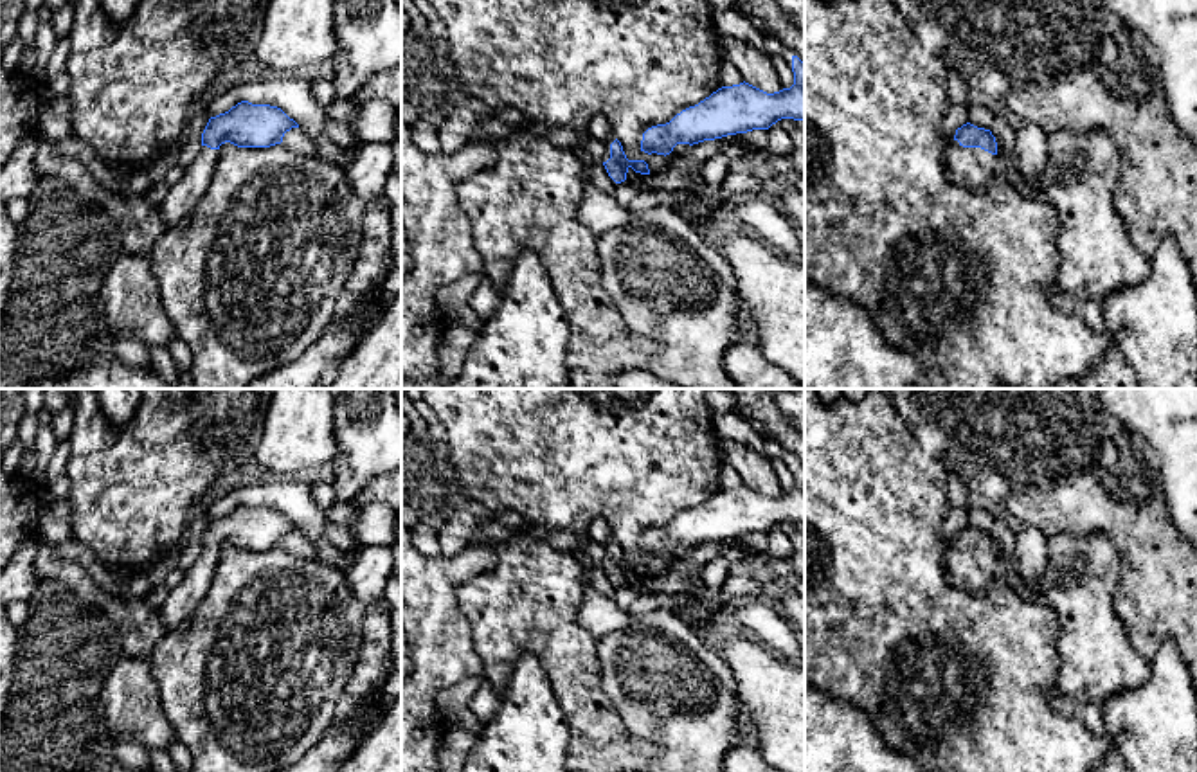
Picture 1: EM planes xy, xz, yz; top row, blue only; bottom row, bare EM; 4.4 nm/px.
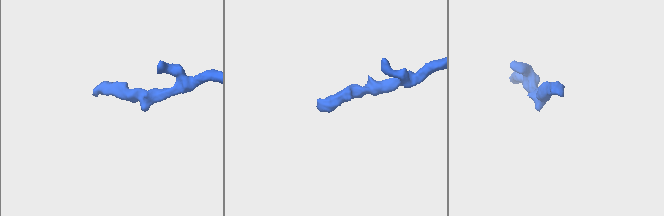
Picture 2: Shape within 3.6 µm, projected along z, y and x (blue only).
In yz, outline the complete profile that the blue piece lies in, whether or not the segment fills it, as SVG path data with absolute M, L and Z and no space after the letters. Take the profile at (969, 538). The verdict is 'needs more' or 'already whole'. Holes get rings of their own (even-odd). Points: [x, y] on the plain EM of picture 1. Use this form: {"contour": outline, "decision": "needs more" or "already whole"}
{"contour": "M970 525L956 533L949 558L949 579L965 592L983 590L995 576L997 545L990 533Z", "decision": "needs more"}

